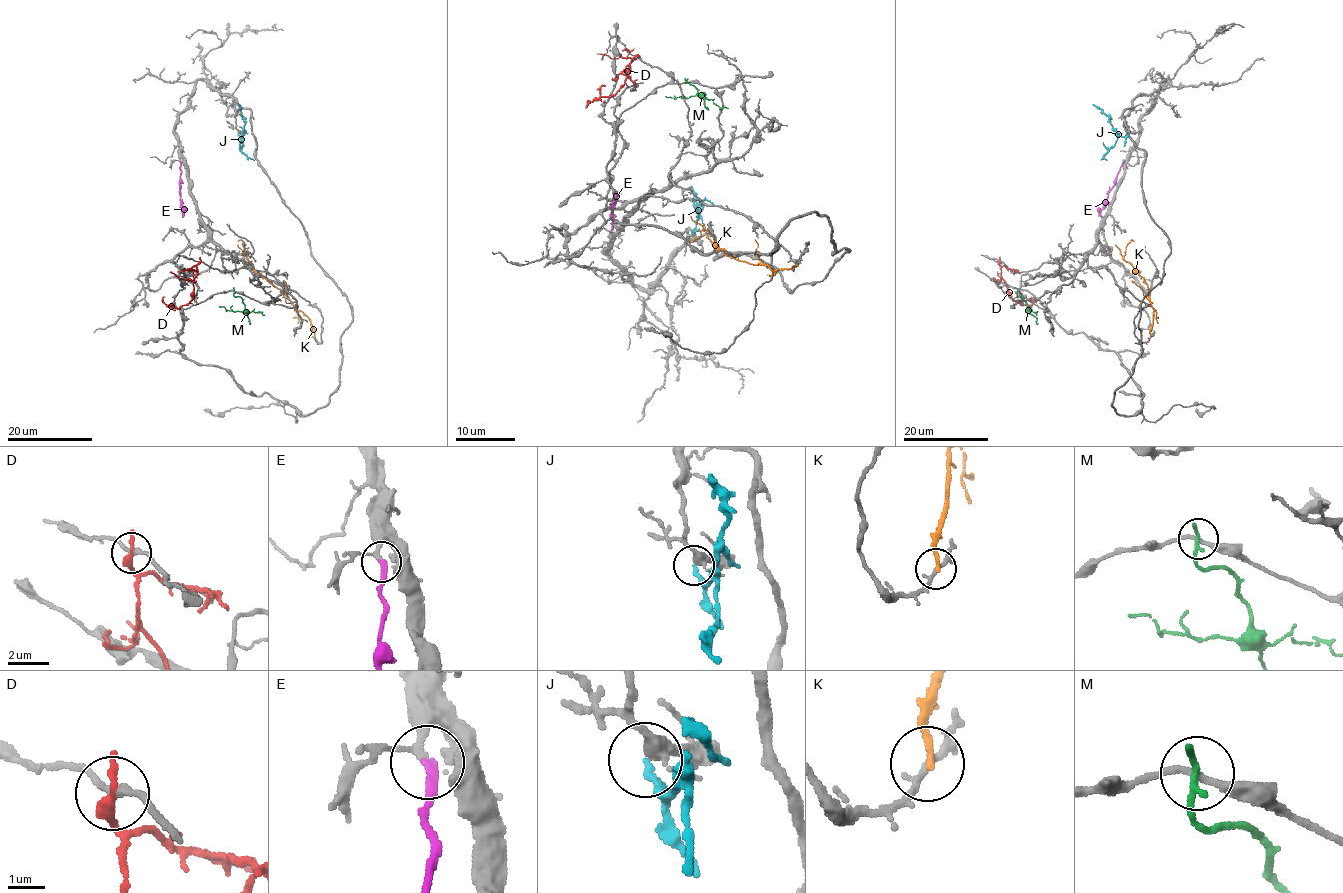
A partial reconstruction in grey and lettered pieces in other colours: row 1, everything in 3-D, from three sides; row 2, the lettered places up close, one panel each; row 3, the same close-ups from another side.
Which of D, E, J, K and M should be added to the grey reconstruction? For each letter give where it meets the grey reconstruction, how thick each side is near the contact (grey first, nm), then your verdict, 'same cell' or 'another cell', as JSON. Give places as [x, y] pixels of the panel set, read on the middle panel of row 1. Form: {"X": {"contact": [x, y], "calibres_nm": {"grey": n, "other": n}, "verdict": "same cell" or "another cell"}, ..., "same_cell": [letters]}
{"D": {"contact": [639, 56], "calibres_nm": {"grey": 170, "other": 400}, "verdict": "another cell"}, "E": {"contact": [611, 229], "calibres_nm": {"grey": 150, "other": 200}, "verdict": "same cell"}, "J": {"contact": [691, 234], "calibres_nm": {"grey": 360, "other": 200}, "verdict": "another cell"}, "K": {"contact": [796, 265], "calibres_nm": {"grey": 180, "other": 200}, "verdict": "another cell"}, "M": {"contact": [686, 81], "calibres_nm": {"grey": 180, "other": 220}, "verdict": "another cell"}, "same_cell": ["E"]}

